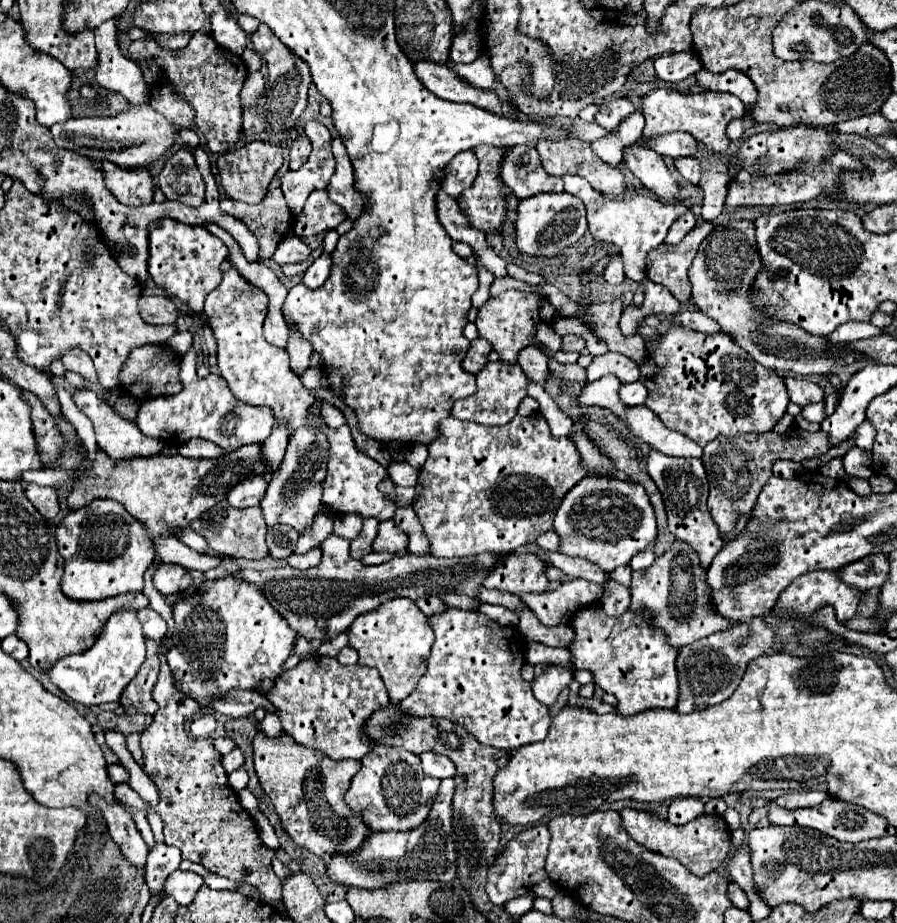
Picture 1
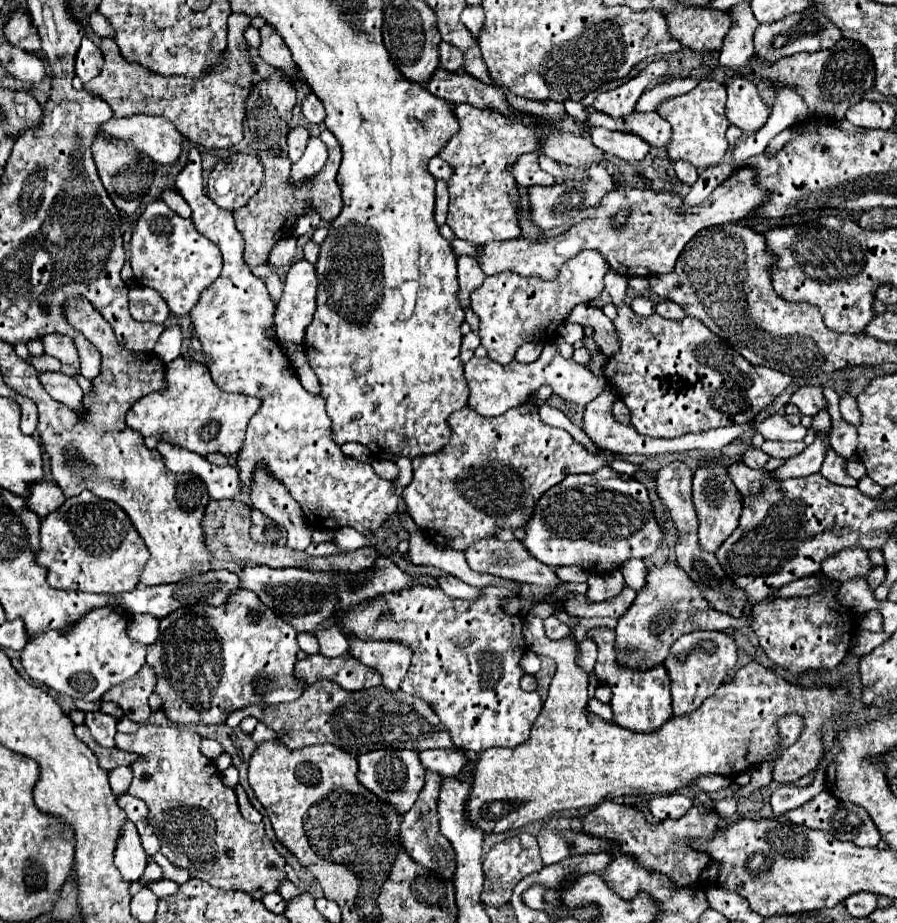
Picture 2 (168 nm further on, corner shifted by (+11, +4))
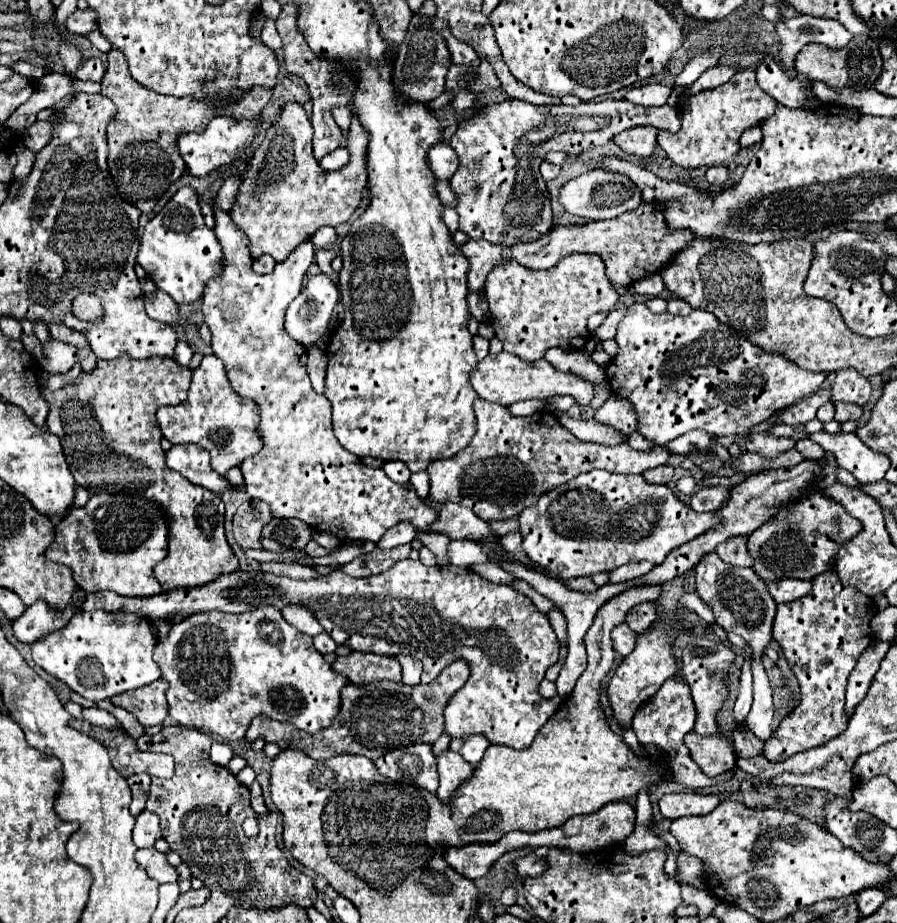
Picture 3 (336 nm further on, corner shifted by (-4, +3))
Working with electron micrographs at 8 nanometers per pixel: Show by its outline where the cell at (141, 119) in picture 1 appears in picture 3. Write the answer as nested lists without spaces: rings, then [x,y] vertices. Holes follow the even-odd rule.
[[[216,117],[210,121],[208,129],[204,133],[184,133],[178,137],[178,151],[188,167],[188,171],[192,175],[208,175],[212,169],[232,163],[234,159],[238,159],[244,149],[250,145],[250,141],[256,135],[256,127],[260,123],[260,117],[254,121],[234,121],[234,119],[226,119],[226,117]]]

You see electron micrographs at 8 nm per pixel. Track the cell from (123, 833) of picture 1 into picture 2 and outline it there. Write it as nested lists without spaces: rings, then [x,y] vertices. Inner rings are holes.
[[[127,822],[125,836],[121,836],[121,842],[117,844],[117,850],[115,850],[117,870],[121,872],[121,876],[127,882],[135,882],[143,876],[147,862],[149,862],[149,858],[147,858],[145,850],[141,848],[137,828],[133,826],[133,822]]]

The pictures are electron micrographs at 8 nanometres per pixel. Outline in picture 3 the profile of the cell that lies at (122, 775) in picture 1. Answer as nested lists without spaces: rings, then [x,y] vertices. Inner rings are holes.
[[[132,775],[132,777],[128,777],[128,785],[132,789],[130,811],[132,811],[132,815],[138,815],[140,811],[144,811],[144,805],[146,805],[146,799],[148,799],[150,775]]]

